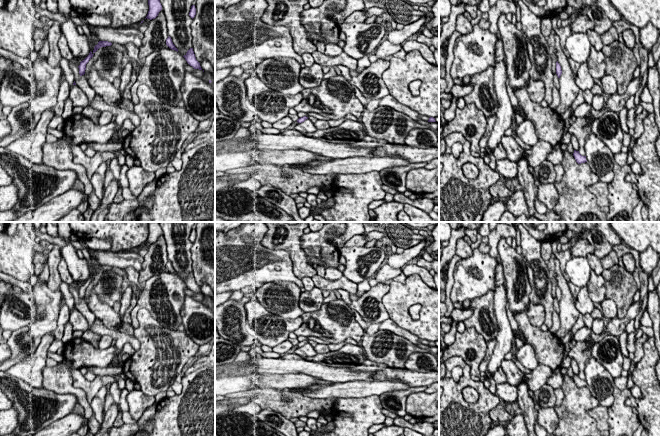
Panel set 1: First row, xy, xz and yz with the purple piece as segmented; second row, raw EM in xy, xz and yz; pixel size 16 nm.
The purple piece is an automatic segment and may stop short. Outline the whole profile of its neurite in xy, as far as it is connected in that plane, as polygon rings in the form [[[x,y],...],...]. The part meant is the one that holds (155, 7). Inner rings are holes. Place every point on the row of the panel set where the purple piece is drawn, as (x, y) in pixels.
[[[148,0],[149,5],[149,11],[146,16],[147,19],[155,19],[159,12],[162,10],[162,5],[160,3],[160,0]]]

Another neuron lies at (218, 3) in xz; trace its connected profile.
[[[215,0],[215,8],[218,8],[218,7],[227,8],[230,5],[237,4],[241,1],[242,0]]]

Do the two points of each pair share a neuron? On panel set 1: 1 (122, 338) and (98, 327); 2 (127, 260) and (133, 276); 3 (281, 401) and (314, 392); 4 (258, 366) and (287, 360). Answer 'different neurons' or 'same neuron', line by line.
1: same neuron
2: different neurons
3: different neurons
4: same neuron

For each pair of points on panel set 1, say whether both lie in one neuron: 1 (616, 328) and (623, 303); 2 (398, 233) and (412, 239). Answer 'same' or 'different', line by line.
1: different
2: same

